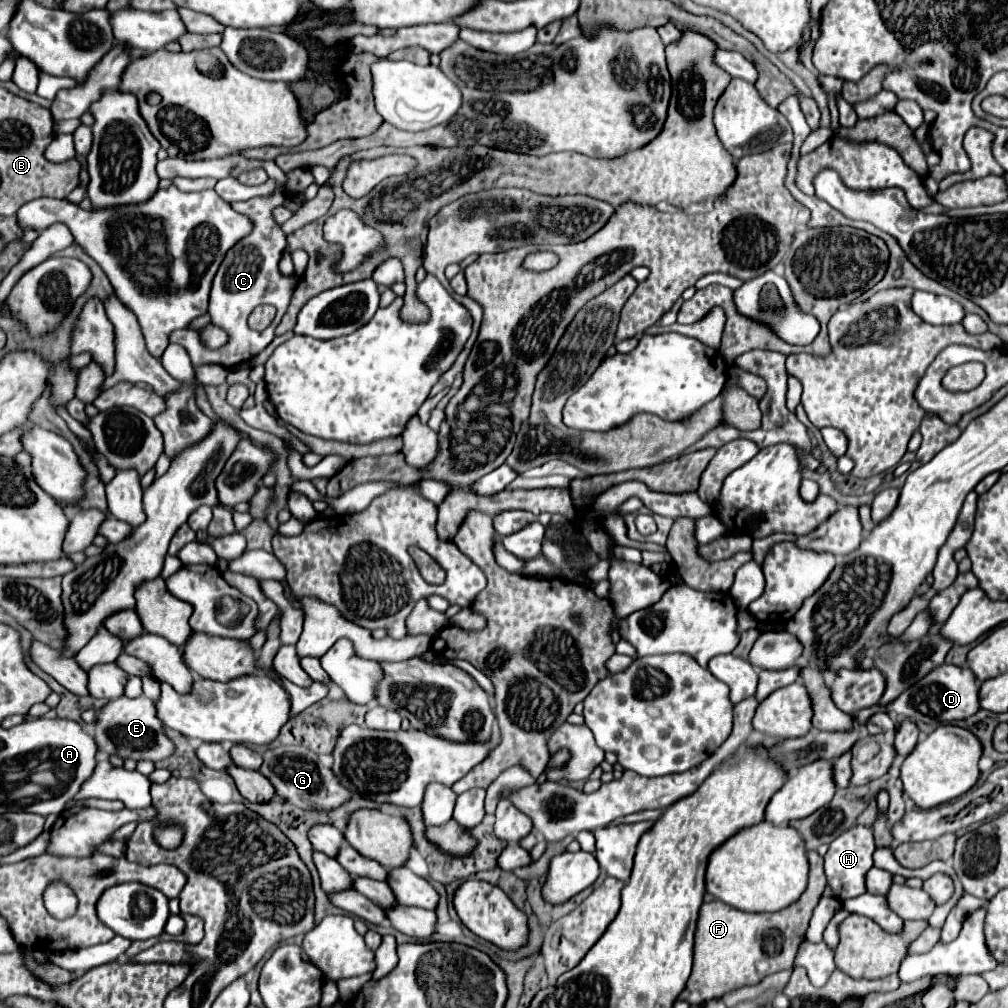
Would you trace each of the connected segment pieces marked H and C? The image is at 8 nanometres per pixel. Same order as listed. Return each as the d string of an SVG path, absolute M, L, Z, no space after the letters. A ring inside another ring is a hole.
M852 826L852 830L846 830L840 838L836 838L830 844L830 848L824 856L824 870L826 870L826 878L828 878L832 892L840 900L854 898L854 896L860 896L866 892L866 874L874 866L872 864L874 850L876 850L874 834L866 826Z
M272 194L270 198L266 198L266 196L264 198L250 198L246 202L234 202L232 204L234 210L246 214L254 222L254 230L248 238L242 238L232 250L228 250L224 262L218 268L218 274L214 278L212 292L210 292L210 308L208 310L212 316L212 324L220 326L228 334L228 342L224 346L212 350L212 348L202 344L198 332L190 332L190 330L172 332L170 340L180 344L188 352L192 366L220 364L224 368L232 368L240 362L254 358L260 350L264 350L272 342L274 330L280 324L280 320L282 320L282 316L290 304L292 292L296 288L296 278L294 276L282 276L278 270L280 256L286 248L286 234L274 222L272 206L280 206L282 202L284 202L282 194ZM260 304L272 304L278 312L276 312L274 322L264 332L254 332L248 328L248 316Z

